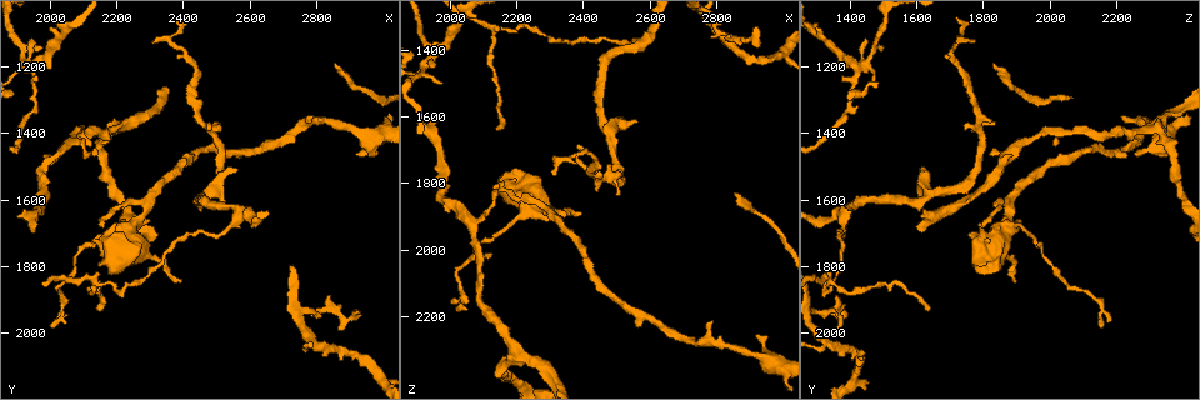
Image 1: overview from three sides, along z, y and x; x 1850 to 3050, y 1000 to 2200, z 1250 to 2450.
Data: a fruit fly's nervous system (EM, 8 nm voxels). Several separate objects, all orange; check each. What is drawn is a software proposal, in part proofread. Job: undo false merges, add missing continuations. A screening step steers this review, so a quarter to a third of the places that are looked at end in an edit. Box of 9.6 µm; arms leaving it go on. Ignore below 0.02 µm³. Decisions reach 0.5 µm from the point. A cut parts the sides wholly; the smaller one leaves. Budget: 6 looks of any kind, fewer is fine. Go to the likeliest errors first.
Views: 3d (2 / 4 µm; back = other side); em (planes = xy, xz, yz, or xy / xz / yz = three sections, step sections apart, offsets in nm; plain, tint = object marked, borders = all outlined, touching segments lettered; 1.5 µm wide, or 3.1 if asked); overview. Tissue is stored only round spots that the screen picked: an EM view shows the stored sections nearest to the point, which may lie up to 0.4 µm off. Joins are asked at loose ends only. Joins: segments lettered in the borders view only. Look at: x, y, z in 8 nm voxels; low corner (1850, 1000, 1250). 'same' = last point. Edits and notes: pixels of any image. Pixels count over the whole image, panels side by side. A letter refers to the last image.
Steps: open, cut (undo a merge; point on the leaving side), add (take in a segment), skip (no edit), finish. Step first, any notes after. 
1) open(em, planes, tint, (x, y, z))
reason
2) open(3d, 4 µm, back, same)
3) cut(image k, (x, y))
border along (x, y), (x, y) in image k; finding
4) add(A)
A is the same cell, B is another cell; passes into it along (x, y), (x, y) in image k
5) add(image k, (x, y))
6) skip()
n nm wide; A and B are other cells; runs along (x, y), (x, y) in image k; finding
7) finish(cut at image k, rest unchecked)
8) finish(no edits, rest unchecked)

open(3d, 2 µm, (2570, 1640, 1390))
calibre changes

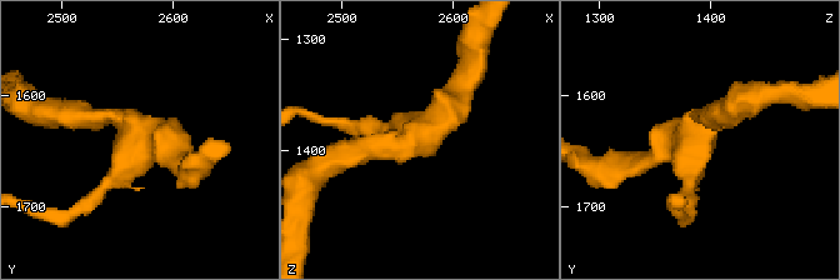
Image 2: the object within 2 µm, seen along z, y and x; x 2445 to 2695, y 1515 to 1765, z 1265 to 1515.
open(em, planes, borders, (2568, 1638, 1384))
3 arms; shape alone is not enough

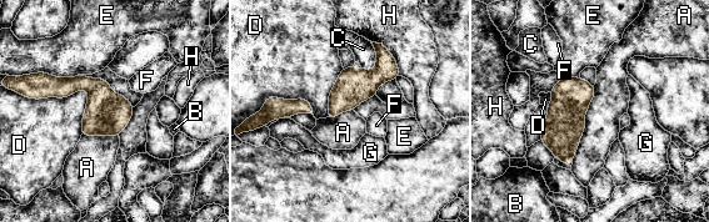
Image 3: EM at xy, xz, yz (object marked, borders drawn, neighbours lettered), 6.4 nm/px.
skip()
220 nm wide; A, B, C, D, E, F, G and H are other cells; border along (26, 96), (85, 90), (81, 134) in image 3; all the same neuron

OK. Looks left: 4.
open(em, planes, borders, (2140, 1850, 1330))
abrupt turn

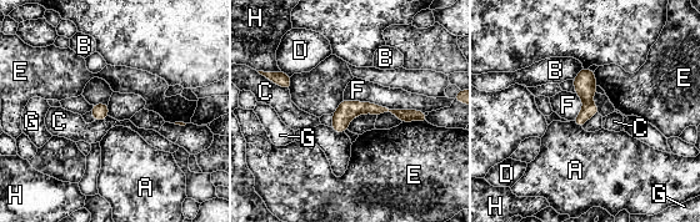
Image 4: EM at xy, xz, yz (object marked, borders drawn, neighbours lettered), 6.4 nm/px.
skip()
A, B, C, D, E, F, G and H are other cells; runs along (423, 119), (353, 109), (335, 126) in image 4; all the same neuron

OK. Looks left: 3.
open(em, planes, borders, (2400, 1850, 1890))
thin end

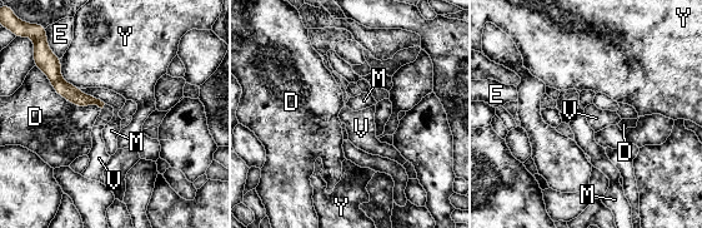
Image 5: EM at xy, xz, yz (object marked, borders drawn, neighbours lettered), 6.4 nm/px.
add(image 5, (106, 114))
D touches over 500 nm; V is the same cell, D, E, M and Y are other cells; it goes on there

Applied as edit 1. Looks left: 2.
finish(add at image 5, rest unchecked)

